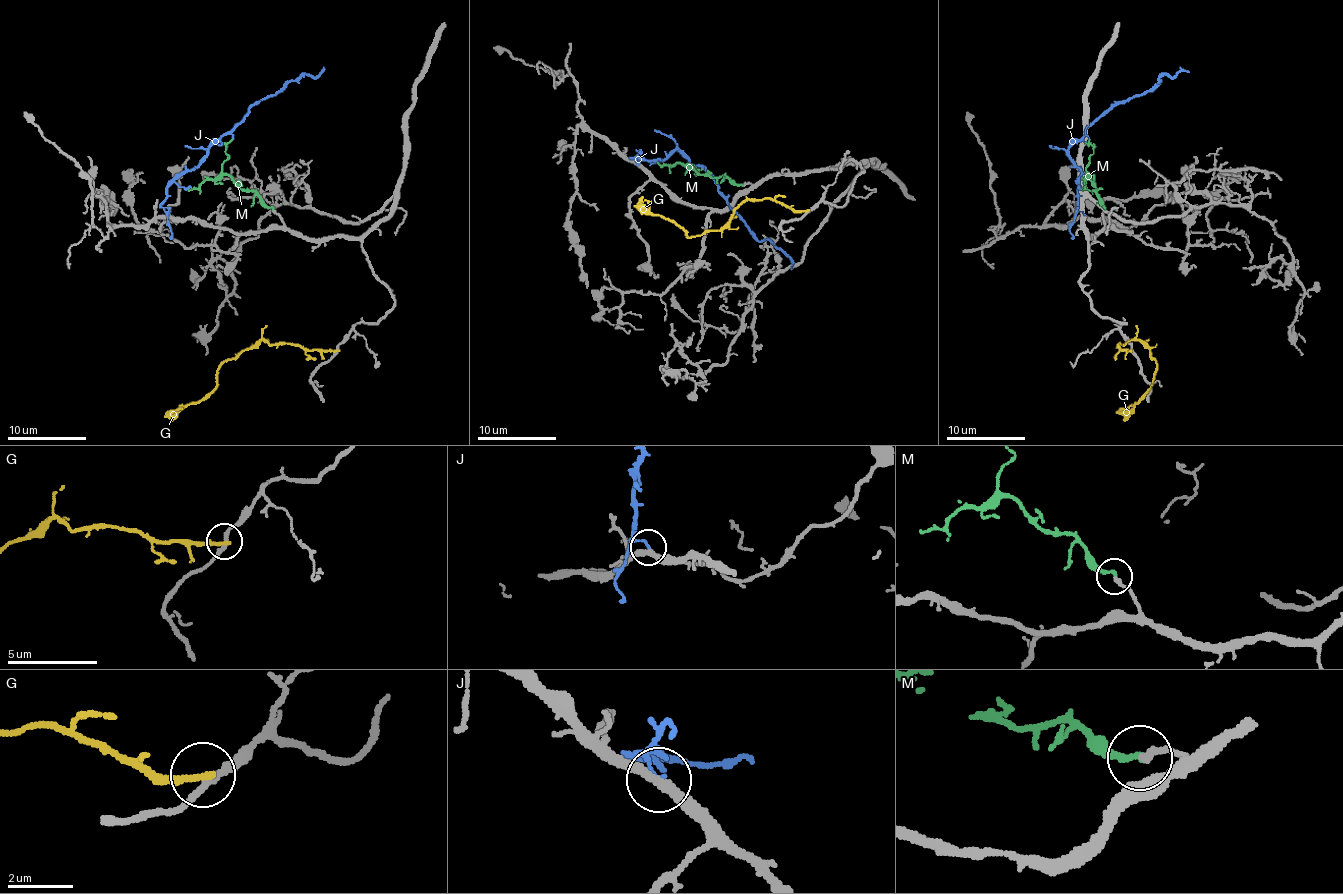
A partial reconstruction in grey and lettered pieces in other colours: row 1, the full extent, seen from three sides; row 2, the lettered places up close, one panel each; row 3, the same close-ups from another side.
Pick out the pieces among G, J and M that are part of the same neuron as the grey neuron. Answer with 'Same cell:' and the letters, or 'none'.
Same cell: M

